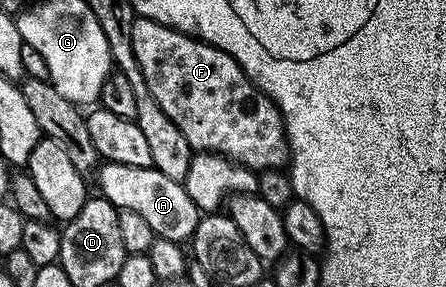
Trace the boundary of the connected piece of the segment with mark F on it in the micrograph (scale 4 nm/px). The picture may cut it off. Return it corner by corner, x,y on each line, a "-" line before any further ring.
141,16
135,17
132,24
132,52
136,52
136,64
140,64
140,72
144,72
148,92
152,92
156,104
164,108
168,120
184,132
184,140
188,140
191,150
223,154
237,166
255,172
282,170
289,163
290,145
286,139
286,121
282,119
282,111
263,90
254,85
232,56
190,34

